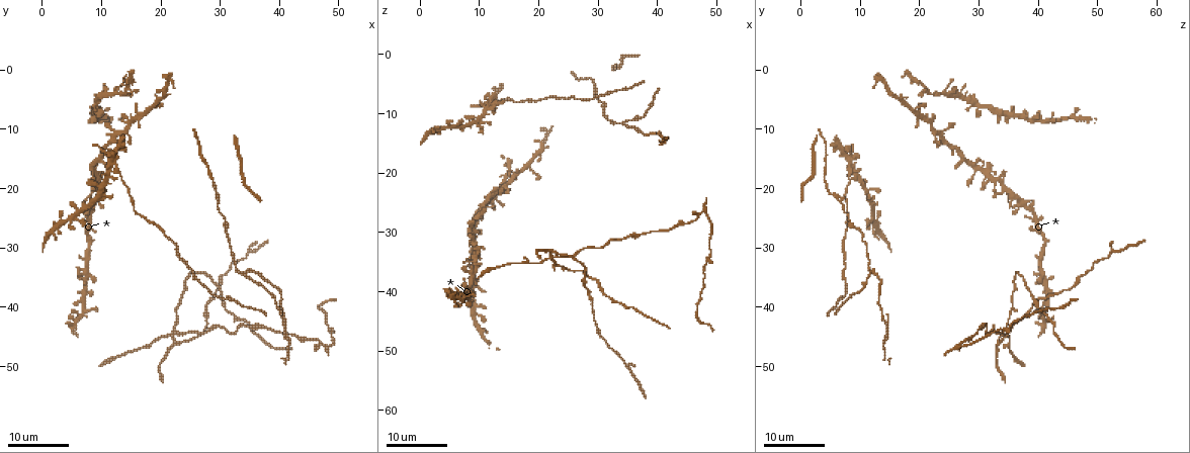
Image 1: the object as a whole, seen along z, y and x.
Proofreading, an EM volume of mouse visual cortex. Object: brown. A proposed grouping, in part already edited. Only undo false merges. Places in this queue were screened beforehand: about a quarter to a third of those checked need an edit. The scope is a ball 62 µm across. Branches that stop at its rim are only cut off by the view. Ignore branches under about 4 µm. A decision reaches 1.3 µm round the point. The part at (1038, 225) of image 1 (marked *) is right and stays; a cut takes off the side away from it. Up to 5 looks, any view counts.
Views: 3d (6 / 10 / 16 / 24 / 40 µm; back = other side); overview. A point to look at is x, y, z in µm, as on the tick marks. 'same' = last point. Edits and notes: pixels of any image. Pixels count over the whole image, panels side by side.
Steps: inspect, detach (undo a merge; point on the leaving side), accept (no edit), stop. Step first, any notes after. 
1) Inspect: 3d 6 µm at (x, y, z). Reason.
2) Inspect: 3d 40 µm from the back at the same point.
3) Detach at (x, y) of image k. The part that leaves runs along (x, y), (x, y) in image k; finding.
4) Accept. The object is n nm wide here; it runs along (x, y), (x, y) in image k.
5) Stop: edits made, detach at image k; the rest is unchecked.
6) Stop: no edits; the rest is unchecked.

Inspect: 3d 24 µm at (22.0, 44.5, 33.5). Four-way junction.

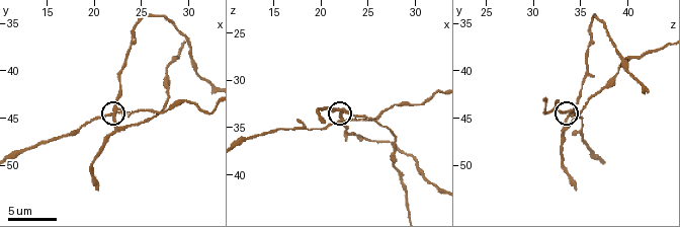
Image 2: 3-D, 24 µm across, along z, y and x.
Inspect: 3d 6 µm at (22.2, 44.8, 33.6).

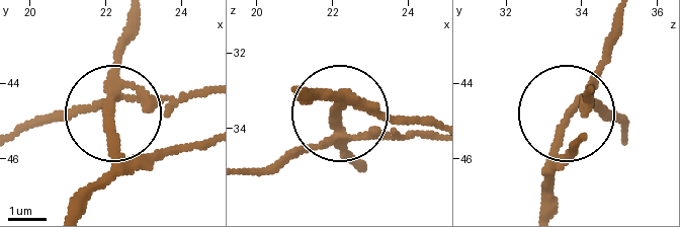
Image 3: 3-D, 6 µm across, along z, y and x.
Detach at (118, 38) of image 3. The object is 210 nm wide here; a second cell is stuck on.

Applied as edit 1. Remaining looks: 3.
Inspect: 3d 16 µm at (33.5, 34.5, 11.5). Two arms in line, one across.

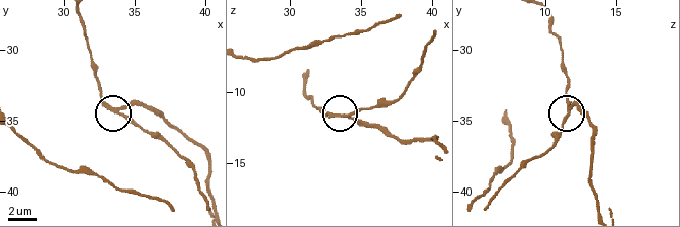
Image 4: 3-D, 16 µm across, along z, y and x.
Inspect: 3d 10 µm at (34.0, 34.4, 11.6).

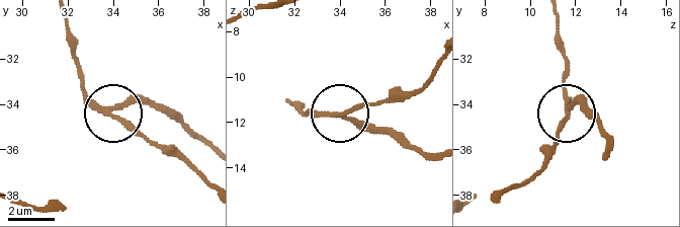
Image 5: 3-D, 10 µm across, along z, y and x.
Detach at (139, 97) of image 5. The part that leaves runs along (107, 110), (152, 105), (175, 112), (209, 140) in image 5; two cells meet here.

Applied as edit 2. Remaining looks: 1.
Stop: edits made, detach at image 3, detach at image 5; the rest is unchecked.

